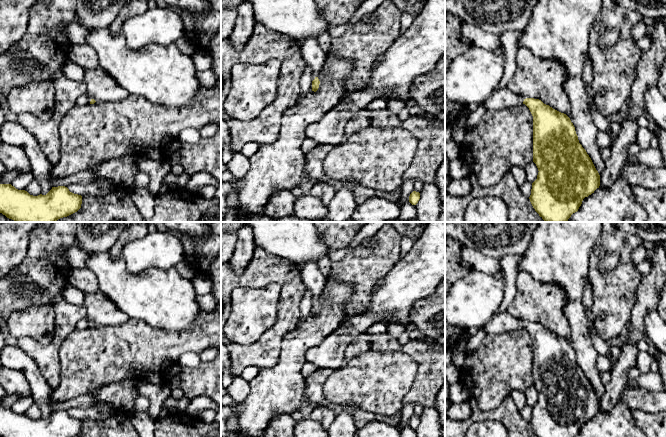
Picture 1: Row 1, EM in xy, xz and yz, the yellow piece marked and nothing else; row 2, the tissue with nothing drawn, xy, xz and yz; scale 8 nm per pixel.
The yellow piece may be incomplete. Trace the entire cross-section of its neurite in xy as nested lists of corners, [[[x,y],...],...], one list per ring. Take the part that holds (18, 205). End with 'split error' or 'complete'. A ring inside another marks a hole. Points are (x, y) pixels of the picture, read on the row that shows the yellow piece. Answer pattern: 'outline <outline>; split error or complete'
outline [[[0,184],[0,213],[17,222],[56,222],[77,212],[81,204],[82,196],[70,192],[65,186],[52,187],[46,195],[33,196],[11,184]]]; complete

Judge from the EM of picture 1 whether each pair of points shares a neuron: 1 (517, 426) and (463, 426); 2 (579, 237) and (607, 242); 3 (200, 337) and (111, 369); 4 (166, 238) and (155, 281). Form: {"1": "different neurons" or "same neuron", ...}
{"1": "same neuron", "2": "different neurons", "3": "same neuron", "4": "different neurons"}

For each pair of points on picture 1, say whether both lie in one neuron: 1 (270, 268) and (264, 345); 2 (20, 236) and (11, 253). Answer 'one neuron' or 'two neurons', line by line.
1: one neuron
2: one neuron

